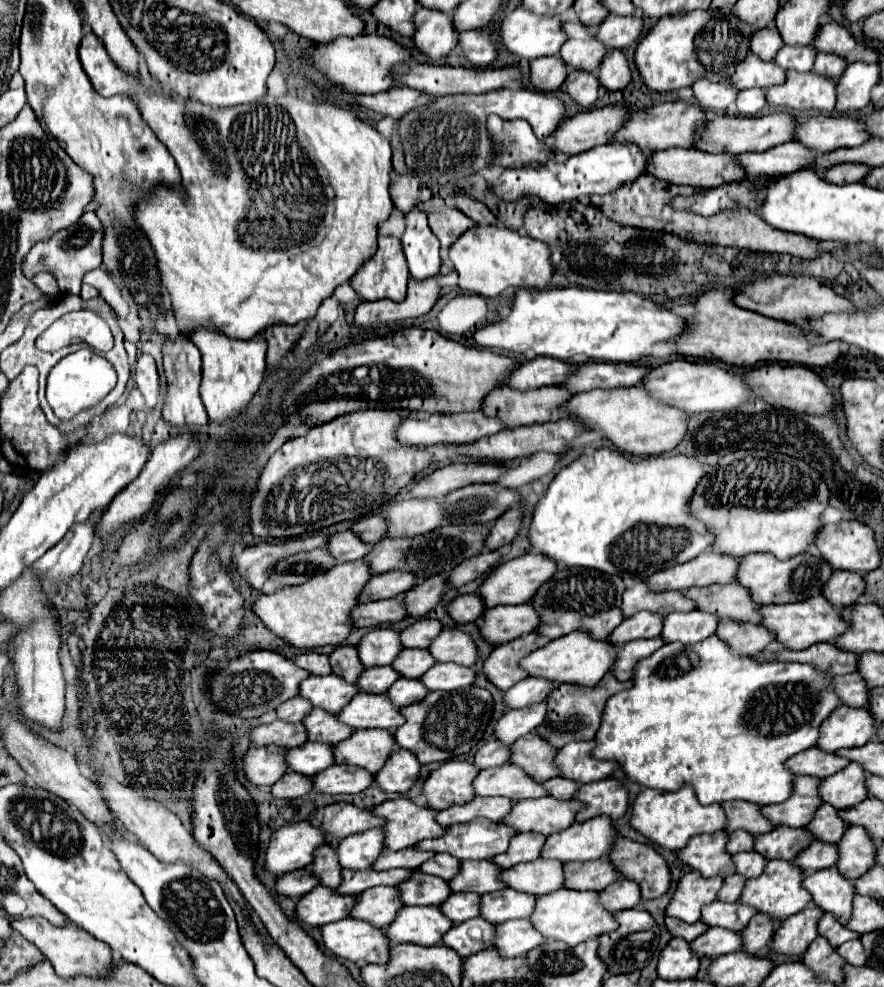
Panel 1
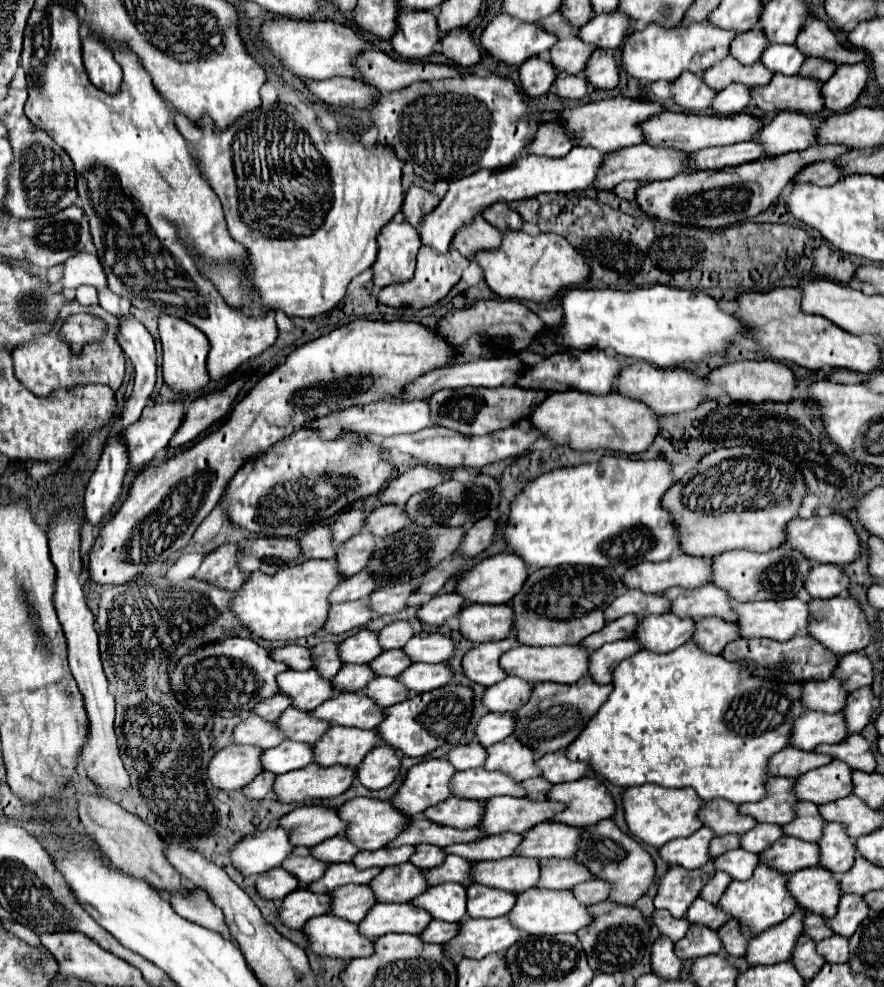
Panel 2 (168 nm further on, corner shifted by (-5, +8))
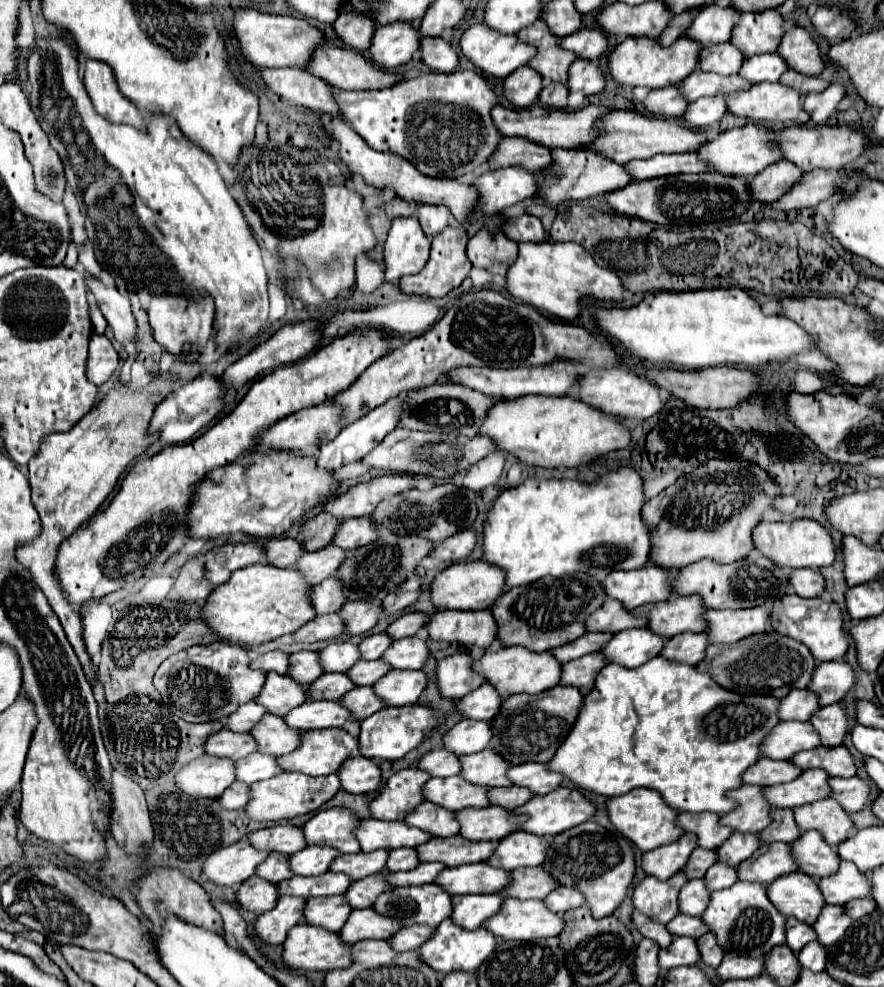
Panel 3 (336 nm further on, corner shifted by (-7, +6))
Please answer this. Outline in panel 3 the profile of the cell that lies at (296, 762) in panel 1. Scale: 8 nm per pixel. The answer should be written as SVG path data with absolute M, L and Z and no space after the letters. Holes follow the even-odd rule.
M253 752L247 758L241 758L235 762L235 780L245 784L267 780L281 772L283 770L277 770L277 758L273 758L271 754Z

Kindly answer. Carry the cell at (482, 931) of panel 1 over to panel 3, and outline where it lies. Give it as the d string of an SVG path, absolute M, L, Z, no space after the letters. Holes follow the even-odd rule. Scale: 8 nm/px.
M407 926L407 928L401 928L397 934L393 934L389 938L389 944L397 952L417 950L417 946L421 946L421 942L429 938L429 934L433 934L431 926Z

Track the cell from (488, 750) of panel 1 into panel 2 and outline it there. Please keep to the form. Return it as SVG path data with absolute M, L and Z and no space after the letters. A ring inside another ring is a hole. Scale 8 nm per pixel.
M479 742L455 746L449 754L447 760L457 768L457 770L469 770L469 768L479 768L487 760L487 748L481 746Z

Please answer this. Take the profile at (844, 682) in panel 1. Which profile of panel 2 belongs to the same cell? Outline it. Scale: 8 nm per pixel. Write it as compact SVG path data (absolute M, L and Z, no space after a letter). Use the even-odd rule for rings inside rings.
M837 676L827 680L811 680L805 682L803 688L803 702L809 710L823 710L823 712L841 712L847 706L847 688L845 682Z

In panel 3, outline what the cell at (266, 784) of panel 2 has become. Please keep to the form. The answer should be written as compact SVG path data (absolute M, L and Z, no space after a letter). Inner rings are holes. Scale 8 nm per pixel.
M233 782L229 786L229 790L225 790L225 794L221 794L221 798L217 798L217 802L227 810L241 810L245 806L247 798L249 798L249 786L245 786L243 782Z

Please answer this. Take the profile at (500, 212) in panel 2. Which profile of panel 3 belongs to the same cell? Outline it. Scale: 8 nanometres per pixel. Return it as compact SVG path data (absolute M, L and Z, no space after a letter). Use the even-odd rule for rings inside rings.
M527 214L519 218L509 218L505 224L505 236L509 236L515 242L545 242L547 240L541 220Z

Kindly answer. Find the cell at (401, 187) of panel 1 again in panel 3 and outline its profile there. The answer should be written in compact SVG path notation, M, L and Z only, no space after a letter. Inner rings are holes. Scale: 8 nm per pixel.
M421 204L419 206L419 222L423 232L433 238L435 234L439 234L443 228L447 228L453 218L449 214L449 208L445 206L431 206L431 204Z

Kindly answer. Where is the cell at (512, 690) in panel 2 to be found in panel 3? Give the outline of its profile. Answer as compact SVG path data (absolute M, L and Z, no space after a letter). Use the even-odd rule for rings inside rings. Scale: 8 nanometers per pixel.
M483 684L477 690L459 698L455 702L455 712L461 718L489 722L489 718L493 718L493 714L497 714L497 706L501 706L501 702L503 700L497 694L497 690L493 690L489 684Z

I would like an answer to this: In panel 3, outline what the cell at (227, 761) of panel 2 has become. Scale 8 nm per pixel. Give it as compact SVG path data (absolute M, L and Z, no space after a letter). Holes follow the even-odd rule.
M199 756L175 774L175 786L193 798L219 798L233 784L233 762Z

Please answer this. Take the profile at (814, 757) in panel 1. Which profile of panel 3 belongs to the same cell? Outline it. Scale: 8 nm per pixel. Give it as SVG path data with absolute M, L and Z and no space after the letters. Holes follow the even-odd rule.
M759 758L749 770L741 774L743 784L757 784L757 786L773 786L783 784L793 778L797 778L801 770L793 766L791 760L771 760L771 758Z

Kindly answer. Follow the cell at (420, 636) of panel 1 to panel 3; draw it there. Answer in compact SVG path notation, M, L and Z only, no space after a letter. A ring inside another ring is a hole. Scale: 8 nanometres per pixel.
M375 634L375 636L369 636L369 638L363 638L359 642L359 654L361 654L361 660L377 660L381 658L383 650L389 648L393 640L387 636L387 634Z

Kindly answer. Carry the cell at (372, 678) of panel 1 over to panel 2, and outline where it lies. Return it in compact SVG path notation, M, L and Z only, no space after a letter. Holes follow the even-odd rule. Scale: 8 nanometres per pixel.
M345 664L343 672L339 672L339 676L335 676L335 688L339 688L339 692L357 692L363 690L377 674L371 670L369 664Z

